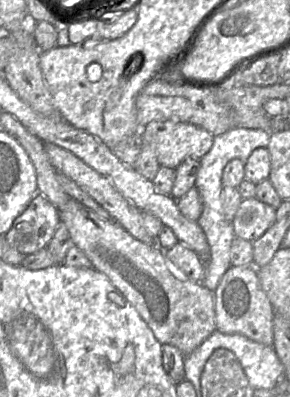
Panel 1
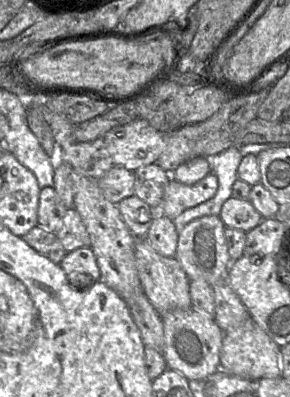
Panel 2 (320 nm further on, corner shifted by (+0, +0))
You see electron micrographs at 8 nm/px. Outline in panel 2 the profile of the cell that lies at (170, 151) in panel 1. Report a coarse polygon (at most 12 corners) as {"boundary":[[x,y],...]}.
{"boundary":[[134,120],[103,137],[115,166],[155,164],[164,133]]}

